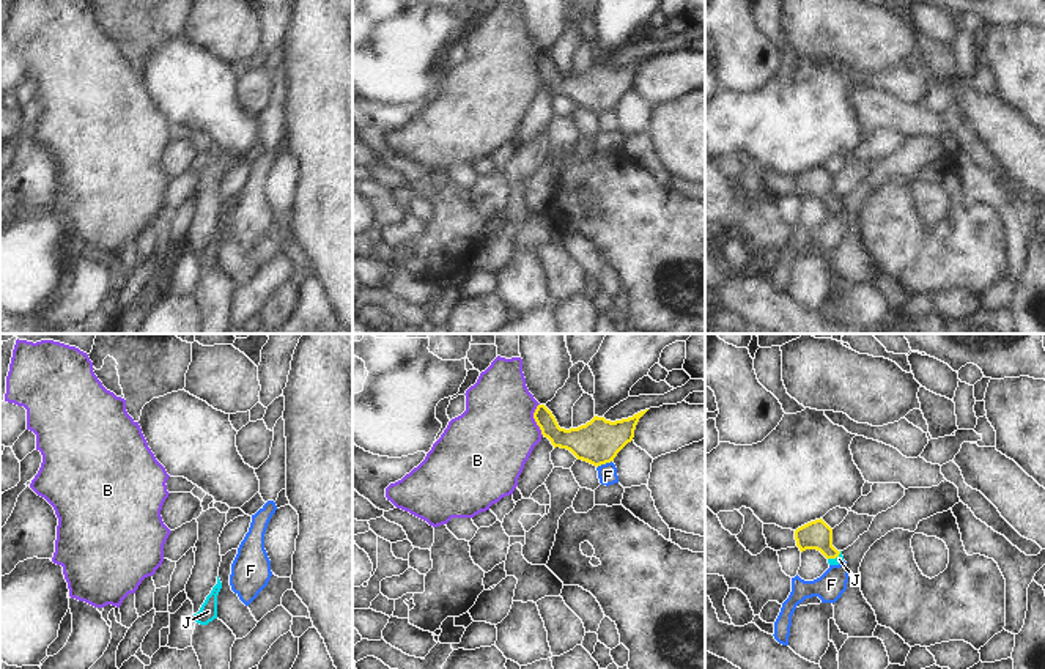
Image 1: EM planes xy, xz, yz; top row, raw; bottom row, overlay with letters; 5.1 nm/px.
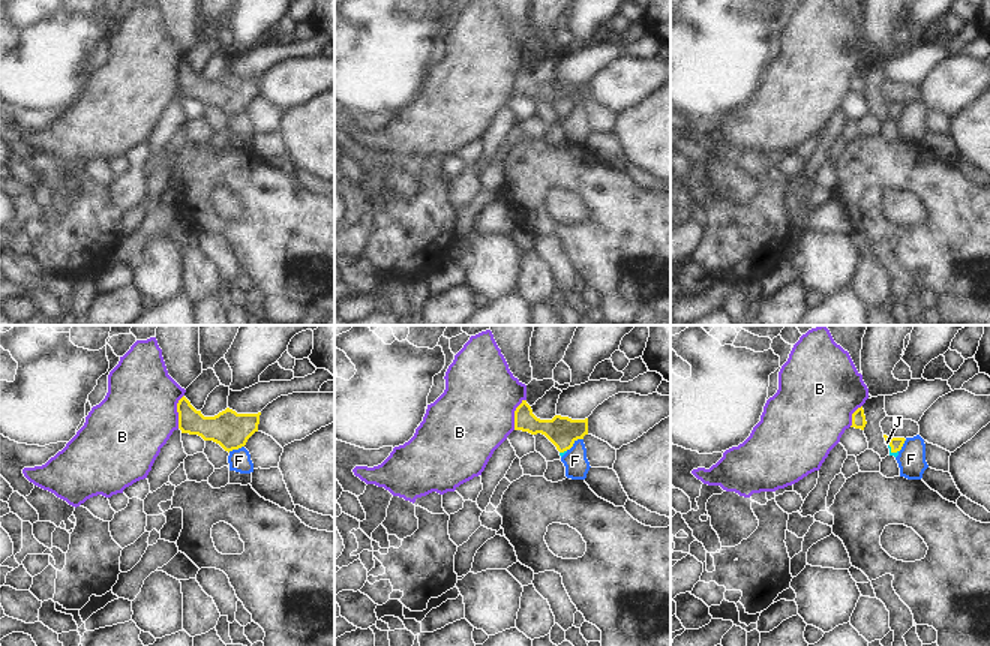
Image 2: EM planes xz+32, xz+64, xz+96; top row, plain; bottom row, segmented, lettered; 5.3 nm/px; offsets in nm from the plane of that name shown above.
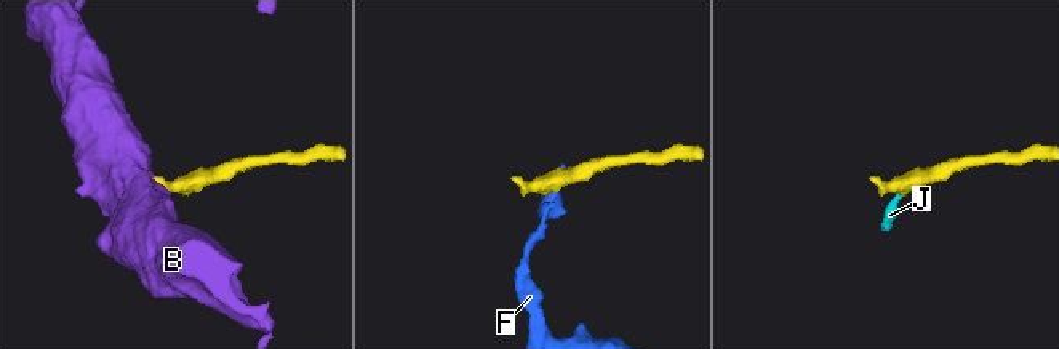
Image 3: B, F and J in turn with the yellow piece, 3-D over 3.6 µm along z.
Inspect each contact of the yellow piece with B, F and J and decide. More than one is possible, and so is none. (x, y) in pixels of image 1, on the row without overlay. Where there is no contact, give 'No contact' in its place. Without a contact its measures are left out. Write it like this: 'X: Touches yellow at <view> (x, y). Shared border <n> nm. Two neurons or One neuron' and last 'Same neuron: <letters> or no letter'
B: Touches yellow at xz (534, 65). Shared border 170 nm. Two neurons
F: Touches yellow at xz (603, 110). Shared border 90 nm. Two neurons
J: Touches yellow at yz (834, 205). Shared border 80 nm. One neuron
Same neuron: J

